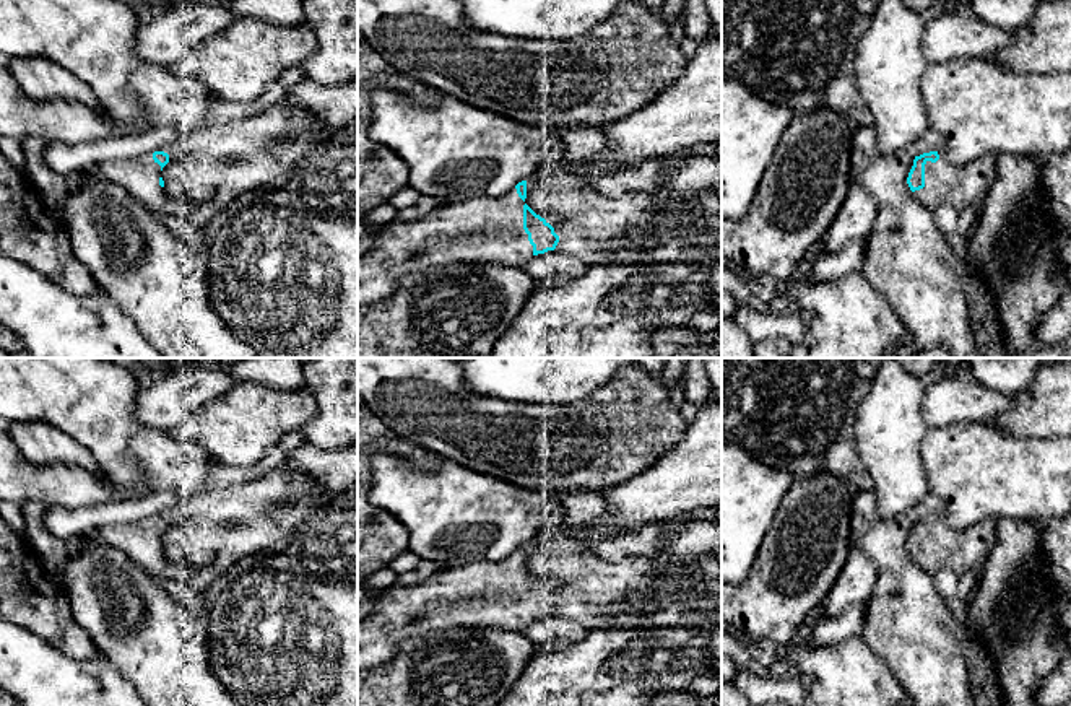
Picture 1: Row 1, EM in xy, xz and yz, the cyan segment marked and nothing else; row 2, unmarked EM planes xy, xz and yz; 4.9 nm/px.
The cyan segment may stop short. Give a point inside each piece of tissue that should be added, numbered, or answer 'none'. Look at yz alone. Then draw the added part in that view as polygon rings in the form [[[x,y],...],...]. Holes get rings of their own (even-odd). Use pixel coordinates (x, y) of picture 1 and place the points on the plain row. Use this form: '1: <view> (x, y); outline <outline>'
1: yz (959, 550); outline [[[938,516],[936,527],[925,529],[925,551],[915,561],[931,576],[946,568],[959,576],[969,569],[980,569],[991,550],[996,519],[985,517],[965,529],[951,527],[944,516]]]

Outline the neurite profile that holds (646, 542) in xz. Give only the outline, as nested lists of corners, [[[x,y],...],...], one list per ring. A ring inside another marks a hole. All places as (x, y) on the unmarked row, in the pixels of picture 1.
[[[660,522],[645,524],[640,530],[598,542],[592,547],[596,556],[618,563],[627,556],[655,558],[661,542],[666,537],[666,529]]]

